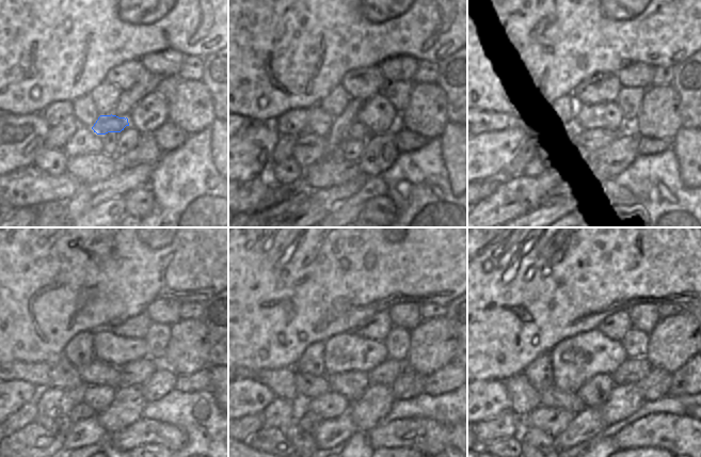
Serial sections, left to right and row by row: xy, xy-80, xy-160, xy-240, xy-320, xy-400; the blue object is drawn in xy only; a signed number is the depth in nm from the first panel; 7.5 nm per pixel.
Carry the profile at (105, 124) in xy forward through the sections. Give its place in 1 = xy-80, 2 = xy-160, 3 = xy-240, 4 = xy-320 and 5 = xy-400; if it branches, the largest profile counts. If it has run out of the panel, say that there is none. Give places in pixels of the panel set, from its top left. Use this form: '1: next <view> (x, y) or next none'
1: next xy-80 (357, 131)
2: next xy-160 (602, 137)
3: next xy-240 (136, 373)
4: next xy-320 (386, 373)
5: next xy-400 (632, 371)

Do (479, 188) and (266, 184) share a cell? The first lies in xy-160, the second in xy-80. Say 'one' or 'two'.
one

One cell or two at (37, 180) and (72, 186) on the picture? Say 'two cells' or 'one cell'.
one cell

